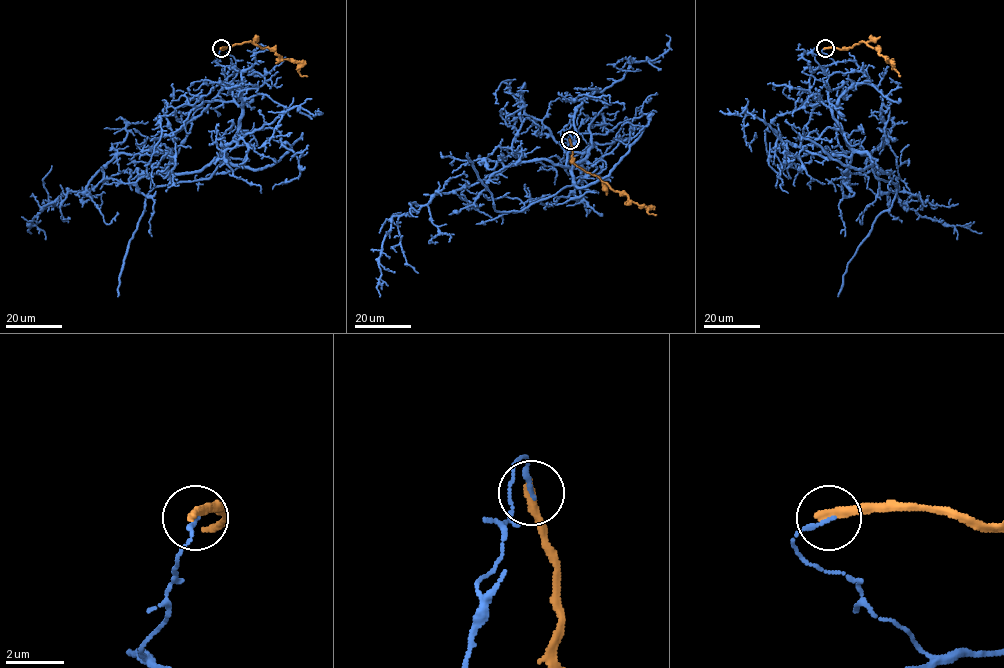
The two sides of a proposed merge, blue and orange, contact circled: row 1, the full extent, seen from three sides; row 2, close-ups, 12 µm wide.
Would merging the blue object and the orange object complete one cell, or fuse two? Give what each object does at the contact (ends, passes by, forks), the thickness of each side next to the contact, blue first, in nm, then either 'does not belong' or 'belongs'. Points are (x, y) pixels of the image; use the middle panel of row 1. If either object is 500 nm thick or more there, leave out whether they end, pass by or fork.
blue ends; orange ends; calibres 150 and 360 nm; does not belong

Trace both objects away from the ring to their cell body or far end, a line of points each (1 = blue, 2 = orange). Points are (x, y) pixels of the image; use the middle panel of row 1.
1: (570, 140), (564, 149), (590, 124), (589, 153), (570, 167), (512, 162), (394, 215), (378, 259), (379, 296)
2: (570, 140), (572, 161), (612, 189), (625, 193), (631, 201), (647, 206), (648, 213), (656, 214)

